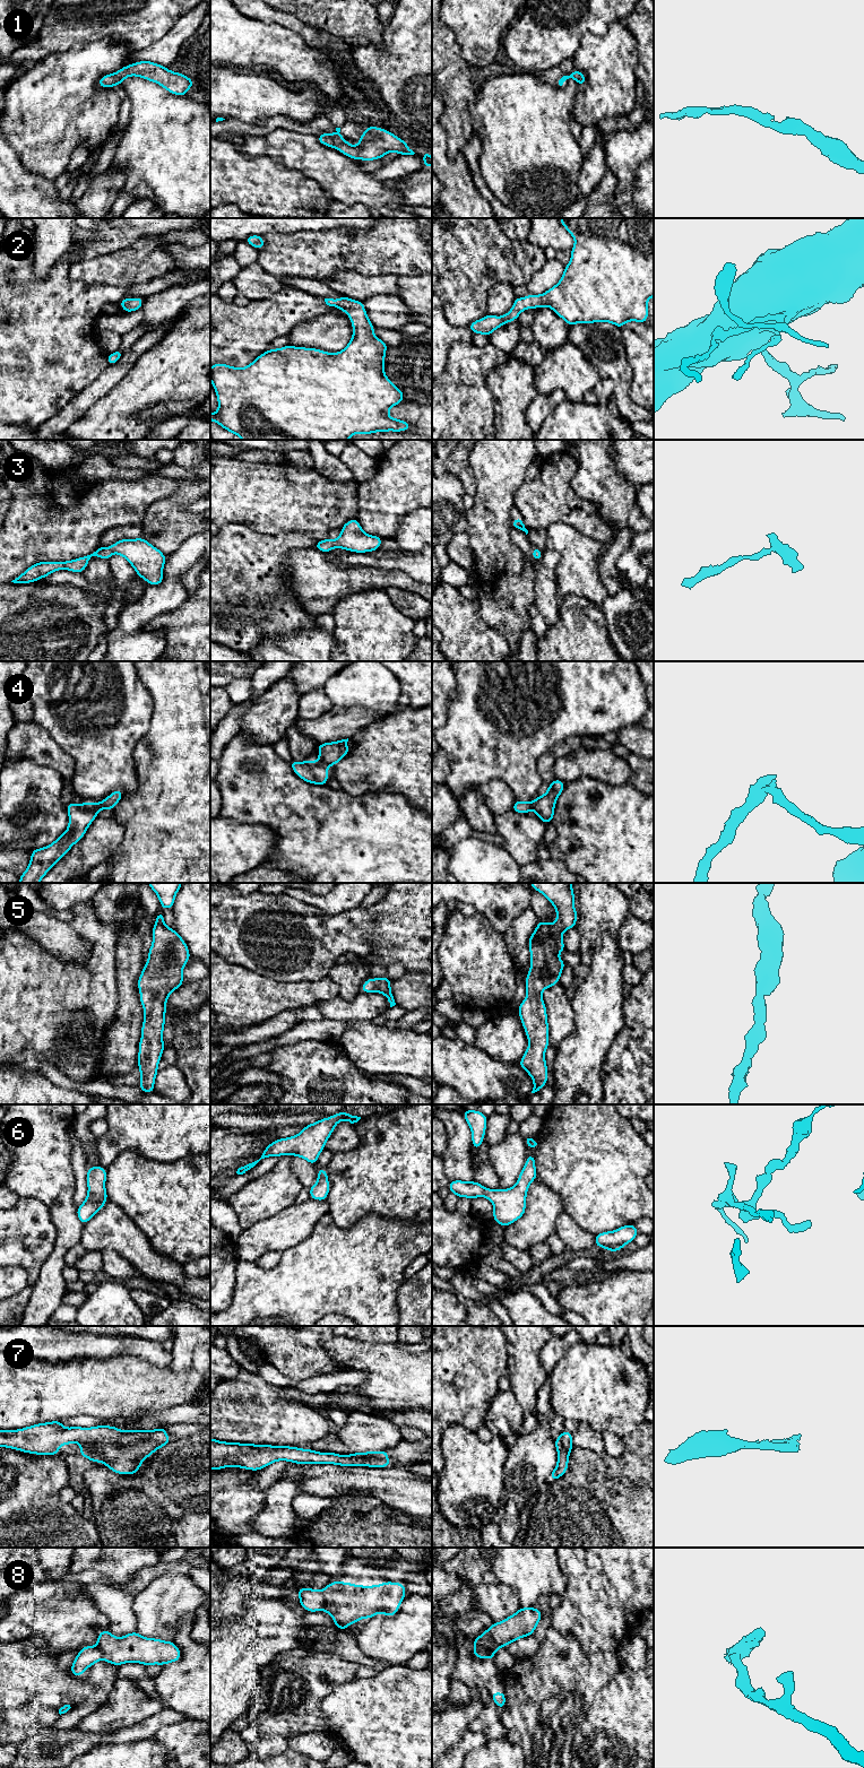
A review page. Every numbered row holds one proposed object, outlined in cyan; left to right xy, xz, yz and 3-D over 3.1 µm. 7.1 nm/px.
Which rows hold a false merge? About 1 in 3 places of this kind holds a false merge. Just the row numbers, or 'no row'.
4, 8

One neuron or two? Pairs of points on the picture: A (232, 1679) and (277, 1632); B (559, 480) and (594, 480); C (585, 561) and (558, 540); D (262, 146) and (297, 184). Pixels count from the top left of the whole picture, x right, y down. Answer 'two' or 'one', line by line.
A: one
B: two
C: one
D: two

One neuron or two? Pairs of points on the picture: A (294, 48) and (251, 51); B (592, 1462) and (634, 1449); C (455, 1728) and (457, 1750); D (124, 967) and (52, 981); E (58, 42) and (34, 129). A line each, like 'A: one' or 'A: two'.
A: one
B: one
C: two
D: two
E: two

